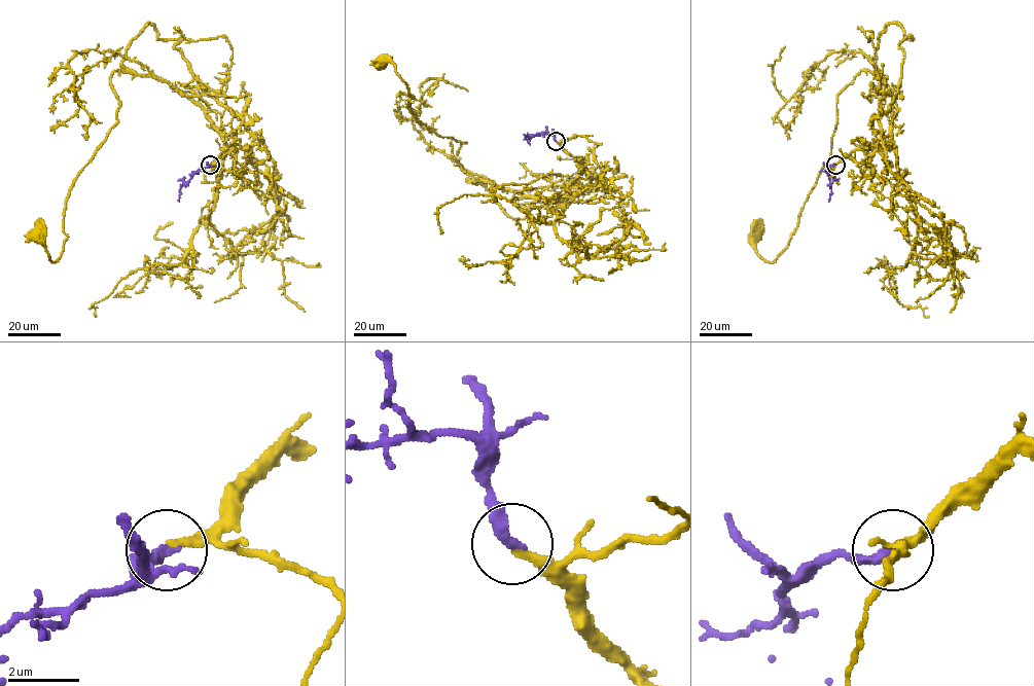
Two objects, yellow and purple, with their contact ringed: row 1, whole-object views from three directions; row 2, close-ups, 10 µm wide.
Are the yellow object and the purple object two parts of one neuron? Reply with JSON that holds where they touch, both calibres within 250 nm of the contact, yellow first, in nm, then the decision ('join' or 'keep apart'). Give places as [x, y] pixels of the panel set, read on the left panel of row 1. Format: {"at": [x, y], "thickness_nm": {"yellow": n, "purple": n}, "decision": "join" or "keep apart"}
{"at": [210, 165], "thickness_nm": {"yellow": 240, "purple": 320}, "decision": "join"}

